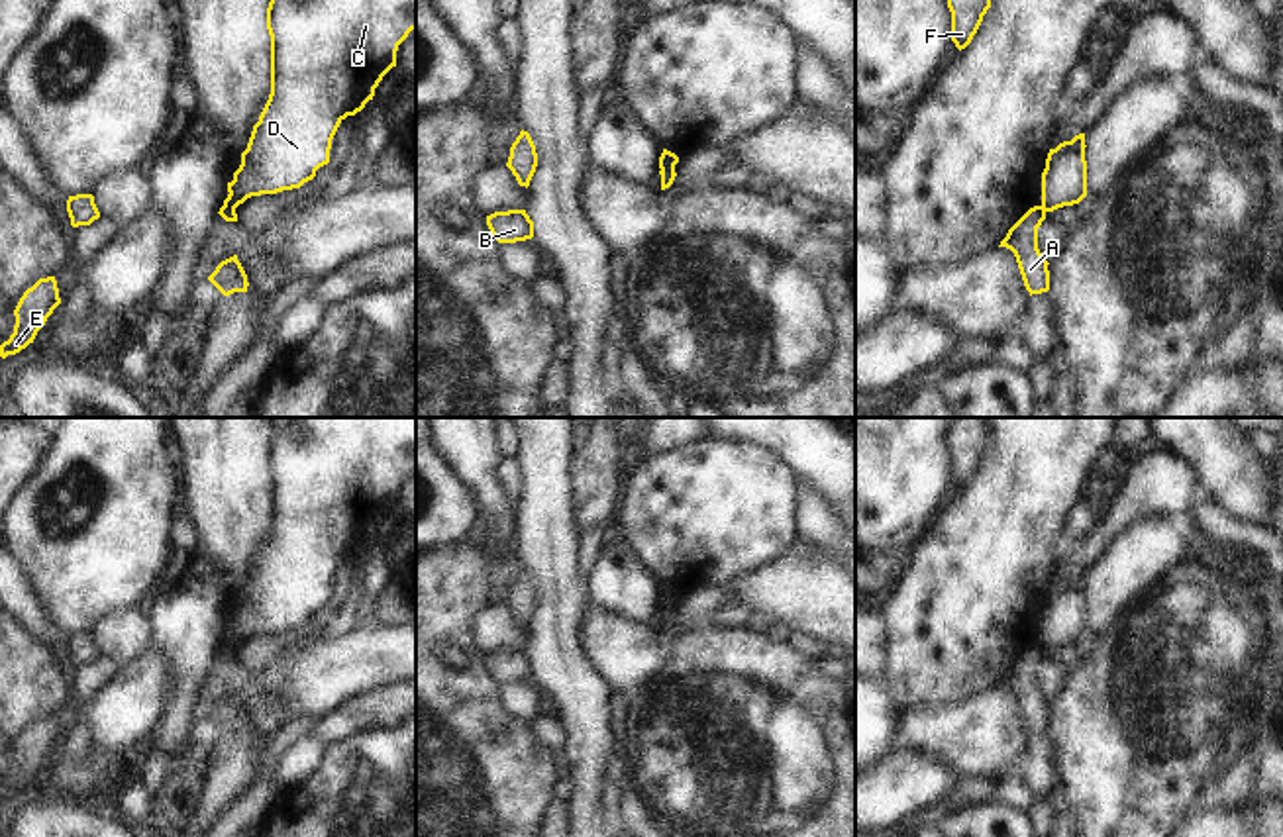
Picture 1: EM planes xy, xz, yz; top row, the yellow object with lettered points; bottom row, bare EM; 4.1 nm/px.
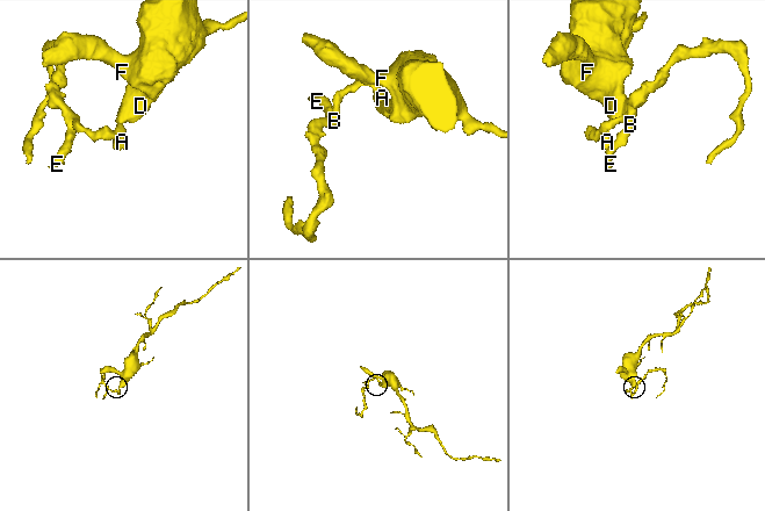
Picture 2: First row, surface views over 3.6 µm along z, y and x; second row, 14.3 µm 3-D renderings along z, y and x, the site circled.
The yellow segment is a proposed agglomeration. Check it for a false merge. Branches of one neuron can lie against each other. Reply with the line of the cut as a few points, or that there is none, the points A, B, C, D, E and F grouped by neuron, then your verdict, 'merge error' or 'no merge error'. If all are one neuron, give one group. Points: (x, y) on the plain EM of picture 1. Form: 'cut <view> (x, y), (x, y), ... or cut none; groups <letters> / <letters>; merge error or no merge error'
cut xz (673, 604), (662, 608); groups A B E / C D F; merge error

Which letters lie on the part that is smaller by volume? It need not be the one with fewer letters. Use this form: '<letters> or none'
A, B, E.

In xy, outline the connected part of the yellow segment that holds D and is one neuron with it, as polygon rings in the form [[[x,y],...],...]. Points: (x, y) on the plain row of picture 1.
[[[290,418],[267,447],[271,474],[271,533],[253,565],[241,604],[228,621],[226,645],[237,647],[251,635],[300,627],[330,602],[332,578],[347,555],[375,535],[383,516],[396,506],[398,484],[416,468],[416,418]]]

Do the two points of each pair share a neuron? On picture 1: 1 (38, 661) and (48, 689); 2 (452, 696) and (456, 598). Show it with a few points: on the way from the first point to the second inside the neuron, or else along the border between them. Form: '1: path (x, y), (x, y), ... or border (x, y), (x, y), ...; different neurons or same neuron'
1: path (38, 667), (42, 683); same neuron
2: path (438, 673), (438, 622); same neuron

